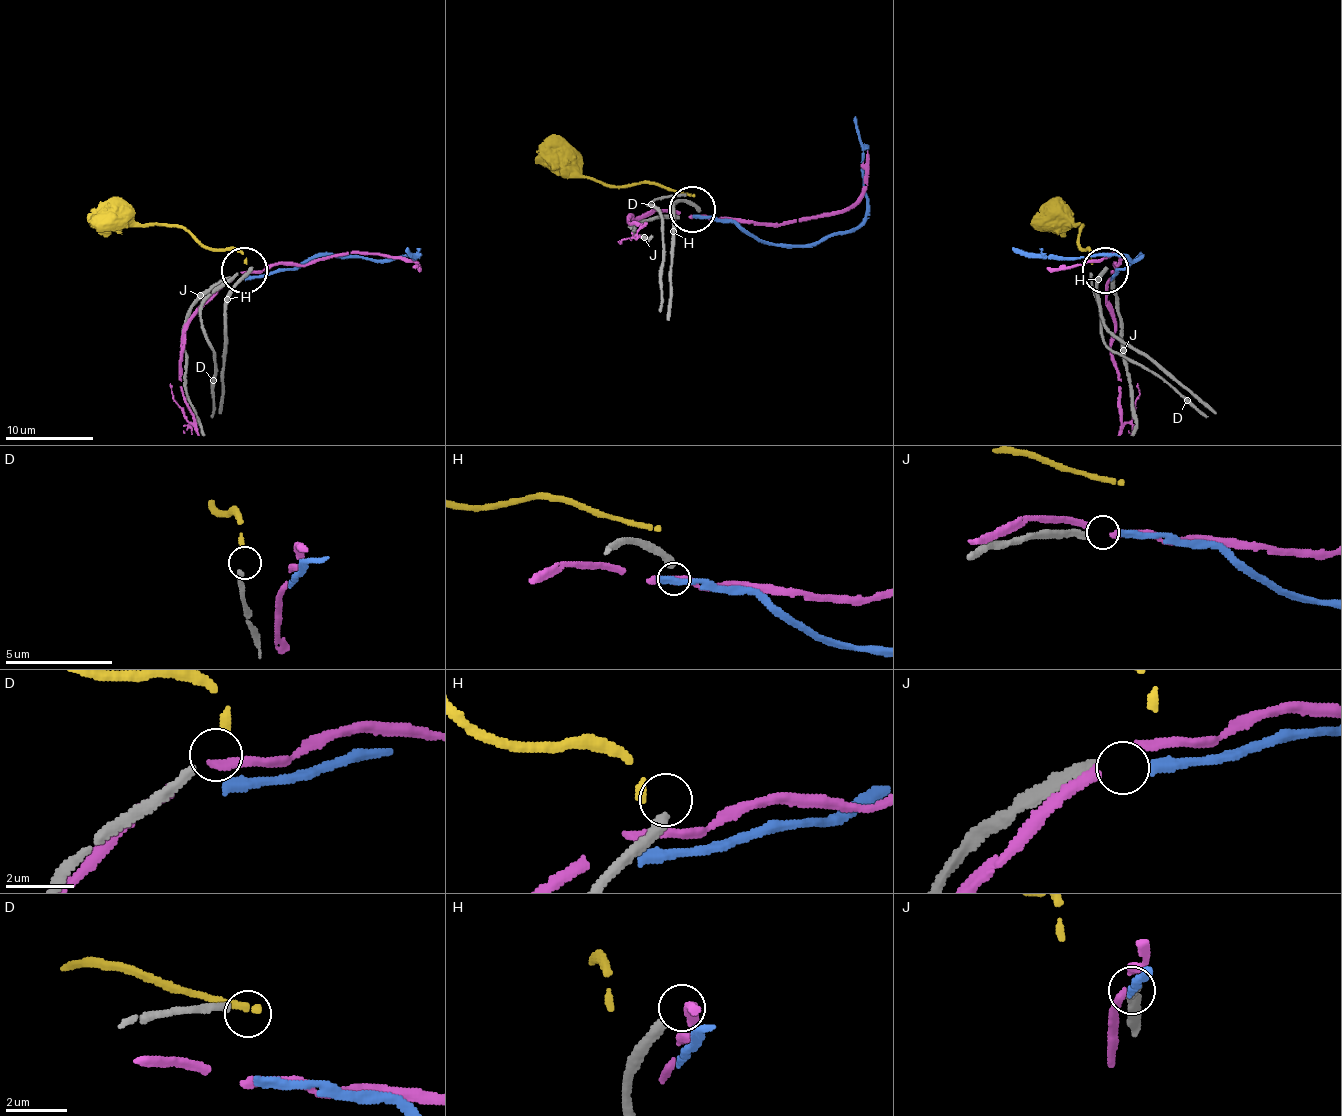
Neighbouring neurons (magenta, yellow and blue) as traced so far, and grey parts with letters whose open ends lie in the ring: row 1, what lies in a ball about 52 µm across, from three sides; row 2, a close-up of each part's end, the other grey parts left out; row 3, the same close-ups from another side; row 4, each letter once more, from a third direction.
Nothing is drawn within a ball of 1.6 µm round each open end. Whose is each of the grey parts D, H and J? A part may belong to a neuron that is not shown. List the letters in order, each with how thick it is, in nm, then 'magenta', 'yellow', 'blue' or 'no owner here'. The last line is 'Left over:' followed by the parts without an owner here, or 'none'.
D: calibre 260 nm; yellow
H: calibre 360 nm; no owner here
J: calibre 300 nm; no owner here
Left over: H, J

